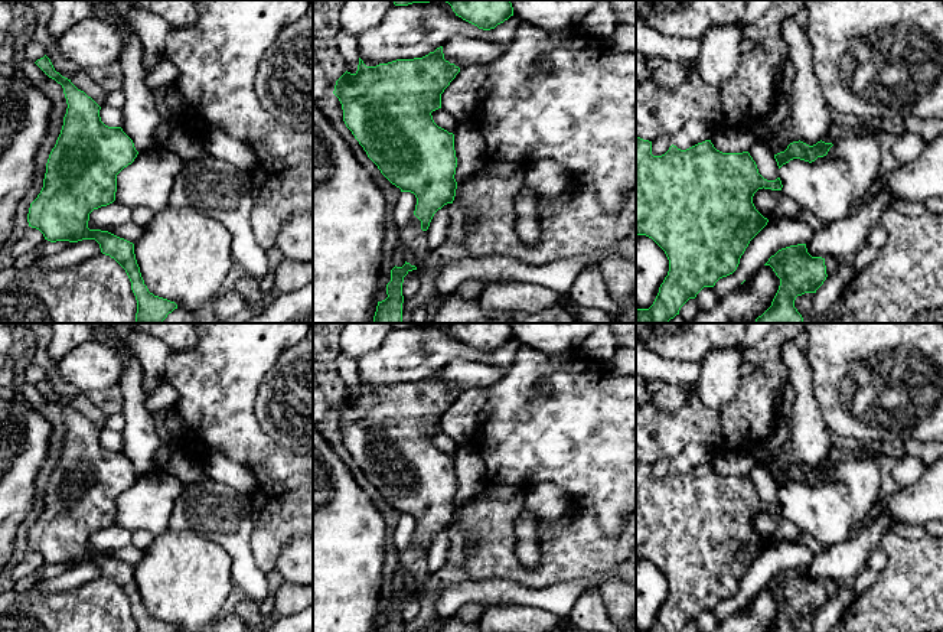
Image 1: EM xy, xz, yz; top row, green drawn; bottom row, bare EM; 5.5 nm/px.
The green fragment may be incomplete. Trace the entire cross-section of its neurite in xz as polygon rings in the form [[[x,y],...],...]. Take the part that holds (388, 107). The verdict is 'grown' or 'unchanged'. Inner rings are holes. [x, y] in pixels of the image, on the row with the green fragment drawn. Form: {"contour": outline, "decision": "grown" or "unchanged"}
{"contour": [[[443,46],[422,58],[397,59],[376,66],[366,66],[359,58],[358,71],[346,71],[333,91],[342,104],[346,127],[368,157],[401,192],[415,195],[414,215],[421,221],[422,231],[428,229],[434,214],[453,203],[456,196],[454,134],[438,127],[431,113],[441,108],[441,94],[459,72],[459,66],[444,59]]], "decision": "unchanged"}

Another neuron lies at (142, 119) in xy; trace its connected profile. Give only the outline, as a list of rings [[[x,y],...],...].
[[[123,27],[124,48],[120,56],[123,92],[123,131],[133,140],[138,153],[157,147],[156,130],[164,123],[151,89],[146,84],[143,43],[133,29]]]

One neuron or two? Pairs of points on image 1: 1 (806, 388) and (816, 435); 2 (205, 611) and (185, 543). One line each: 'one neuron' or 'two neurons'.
1: one neuron
2: one neuron

